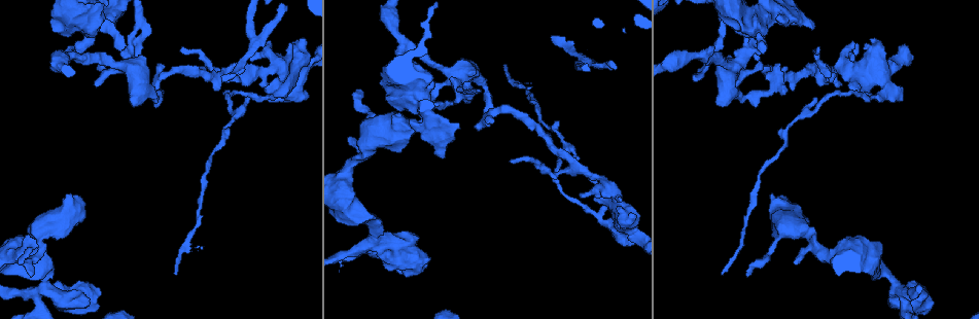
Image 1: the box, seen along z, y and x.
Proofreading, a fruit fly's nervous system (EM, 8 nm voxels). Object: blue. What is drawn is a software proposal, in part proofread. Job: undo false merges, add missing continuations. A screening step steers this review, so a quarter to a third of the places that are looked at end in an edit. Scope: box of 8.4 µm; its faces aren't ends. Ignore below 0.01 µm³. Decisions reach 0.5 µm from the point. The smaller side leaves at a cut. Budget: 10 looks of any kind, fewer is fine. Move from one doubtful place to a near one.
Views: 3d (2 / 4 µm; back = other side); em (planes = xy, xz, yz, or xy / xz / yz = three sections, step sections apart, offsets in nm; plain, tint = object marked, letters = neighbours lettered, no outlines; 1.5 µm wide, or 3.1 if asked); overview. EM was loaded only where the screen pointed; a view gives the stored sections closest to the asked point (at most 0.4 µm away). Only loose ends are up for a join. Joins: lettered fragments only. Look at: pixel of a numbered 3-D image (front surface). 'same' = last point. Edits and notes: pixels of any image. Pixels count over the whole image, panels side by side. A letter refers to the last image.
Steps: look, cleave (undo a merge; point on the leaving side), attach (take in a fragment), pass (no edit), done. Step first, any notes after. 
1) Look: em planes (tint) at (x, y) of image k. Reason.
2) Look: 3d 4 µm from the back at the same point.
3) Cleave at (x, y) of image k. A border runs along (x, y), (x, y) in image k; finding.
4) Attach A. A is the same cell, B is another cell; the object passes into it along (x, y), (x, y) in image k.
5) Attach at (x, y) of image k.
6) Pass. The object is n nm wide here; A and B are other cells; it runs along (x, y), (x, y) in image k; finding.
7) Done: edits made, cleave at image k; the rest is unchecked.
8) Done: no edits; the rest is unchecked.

Look: em planes (letters) at (512, 163) of image 1.

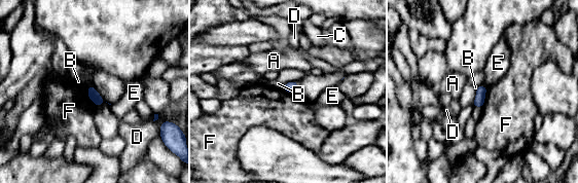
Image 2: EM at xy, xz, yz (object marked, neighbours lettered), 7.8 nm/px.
Pass. A, B, C, D, E and F are other cells; a border runs along (86, 86), (88, 98), (96, 107) in image 2; no lettered fragment goes on from it.

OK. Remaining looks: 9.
Look: em planes (tint) at (604, 209) of image 1. Thick turns thin.

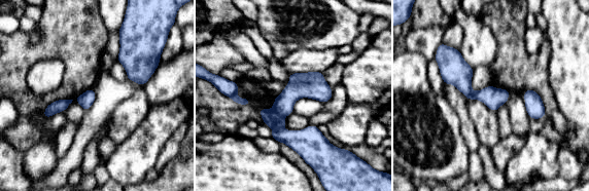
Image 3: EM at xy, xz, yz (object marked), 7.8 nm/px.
Look: em planes (letters) at the same point. See the neighbours.

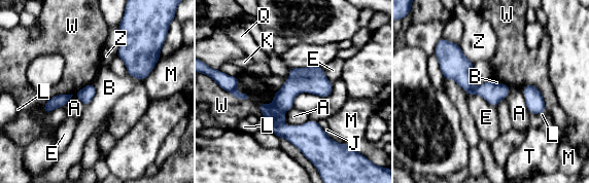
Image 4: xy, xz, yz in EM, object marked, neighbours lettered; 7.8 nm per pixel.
Cleave at (271, 113) of image 4. The object is 120 nm wide here; A, B, E, J, K, L, M, Q, T, W and Z are other cells; a border runs along (273, 103), (283, 112) in image 4; a second neuron is stuck on.

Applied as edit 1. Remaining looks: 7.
Done: edits made, cleave at image 4; the rest is unchecked.

